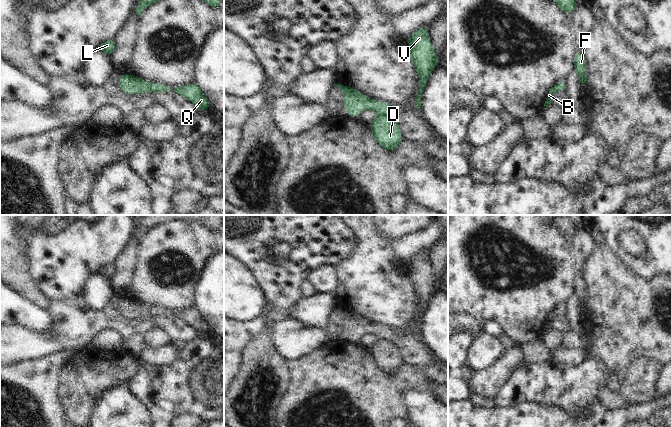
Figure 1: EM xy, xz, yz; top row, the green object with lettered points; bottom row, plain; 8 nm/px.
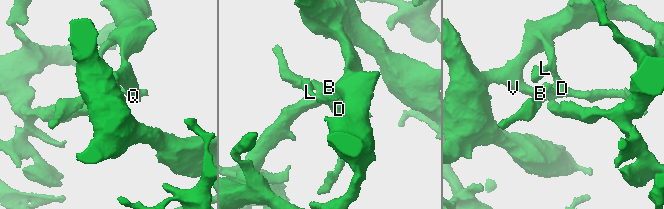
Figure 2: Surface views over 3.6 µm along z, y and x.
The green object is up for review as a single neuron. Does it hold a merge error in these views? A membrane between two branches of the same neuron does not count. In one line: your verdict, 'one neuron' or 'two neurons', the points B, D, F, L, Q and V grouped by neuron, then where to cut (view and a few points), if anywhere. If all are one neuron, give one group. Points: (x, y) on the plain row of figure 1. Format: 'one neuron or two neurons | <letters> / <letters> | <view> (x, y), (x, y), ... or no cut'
one neuron | B D F L Q V | no cut

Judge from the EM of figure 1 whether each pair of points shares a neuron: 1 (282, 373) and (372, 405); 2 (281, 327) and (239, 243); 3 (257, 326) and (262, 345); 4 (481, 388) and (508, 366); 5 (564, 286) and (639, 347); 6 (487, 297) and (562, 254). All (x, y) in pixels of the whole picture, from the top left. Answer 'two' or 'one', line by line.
1: two
2: two
3: two
4: one
5: two
6: one

